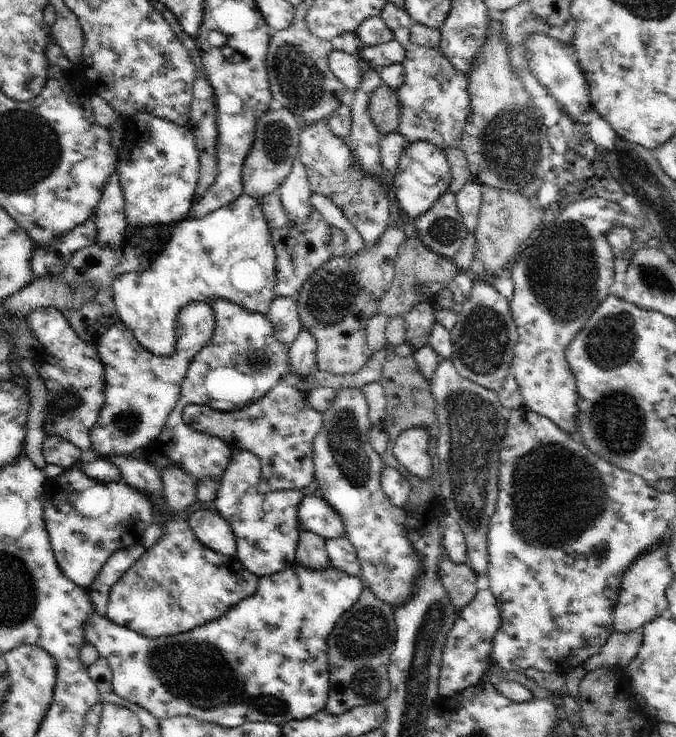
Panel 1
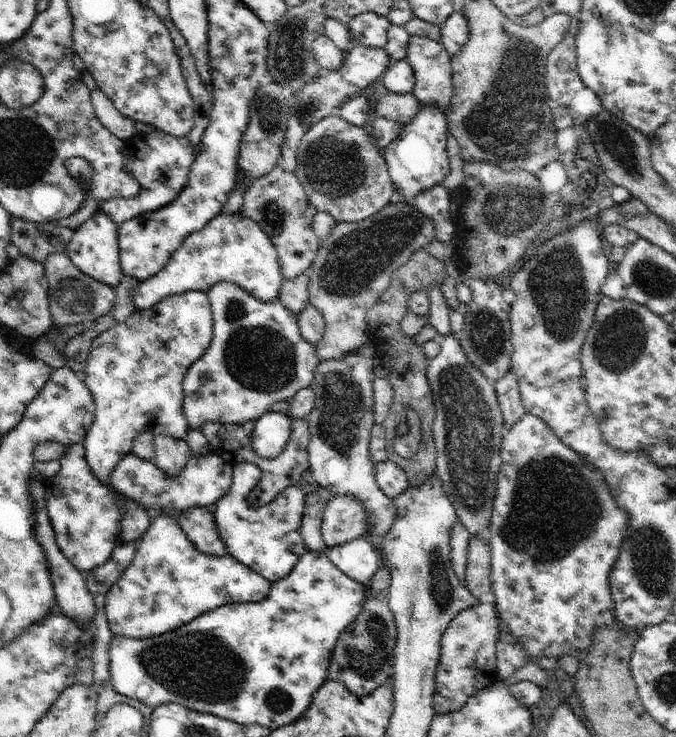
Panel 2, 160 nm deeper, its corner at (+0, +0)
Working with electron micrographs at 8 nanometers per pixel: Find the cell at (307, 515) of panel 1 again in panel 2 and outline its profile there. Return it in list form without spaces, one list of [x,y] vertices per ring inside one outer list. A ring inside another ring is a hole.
[[[336,495],[327,505],[323,512],[321,522],[321,535],[326,542],[326,552],[335,546],[342,546],[344,543],[366,538],[373,531],[371,516],[367,508],[354,495]]]

